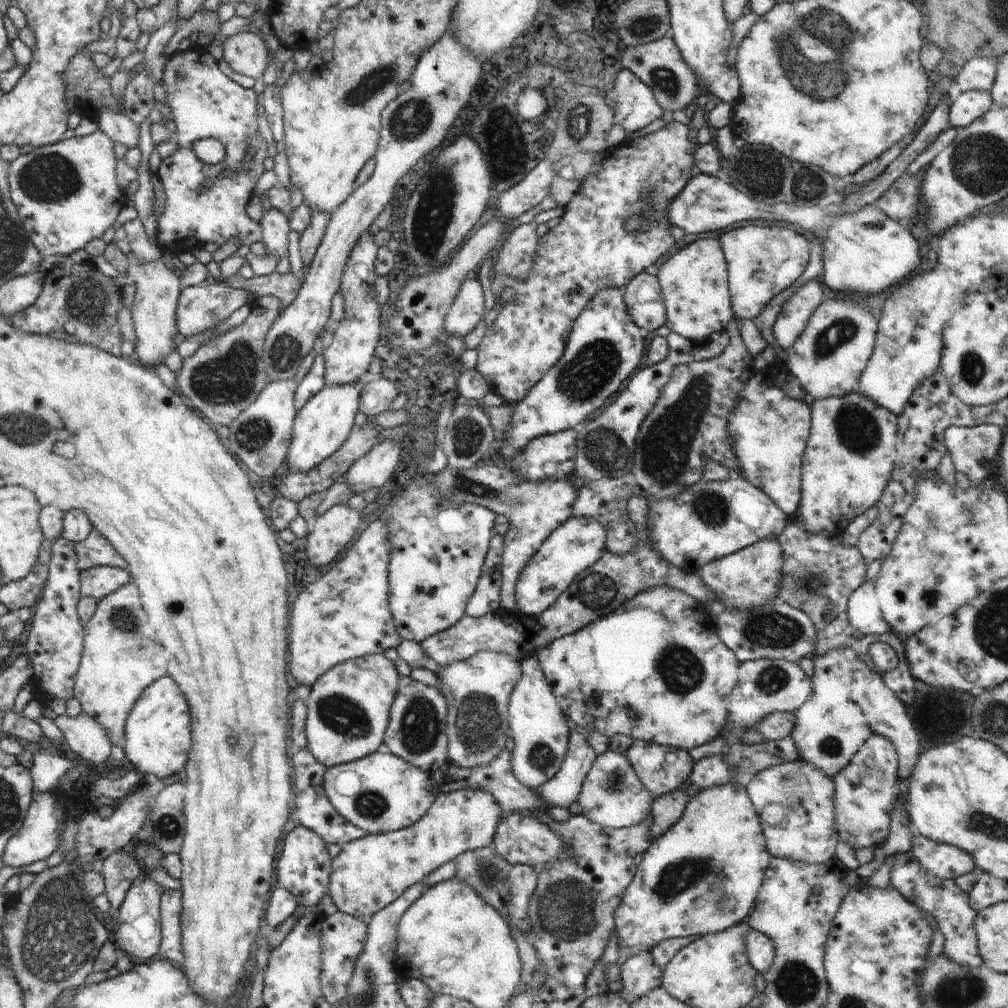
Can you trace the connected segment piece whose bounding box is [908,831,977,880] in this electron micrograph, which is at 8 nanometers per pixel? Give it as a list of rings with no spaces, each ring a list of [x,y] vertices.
[[[917,831],[911,836],[908,852],[930,876],[942,880],[955,880],[958,876],[977,871],[976,863],[967,852],[950,844],[930,840]]]

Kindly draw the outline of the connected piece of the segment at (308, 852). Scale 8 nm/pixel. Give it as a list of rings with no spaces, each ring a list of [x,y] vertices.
[[[298,826],[284,838],[282,854],[277,857],[277,885],[291,892],[297,904],[307,909],[317,910],[318,903],[328,895],[332,859],[326,846],[326,842],[318,834],[314,834],[304,826]]]

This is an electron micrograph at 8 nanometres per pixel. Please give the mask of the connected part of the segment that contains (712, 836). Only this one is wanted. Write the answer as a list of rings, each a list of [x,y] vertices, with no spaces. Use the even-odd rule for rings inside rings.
[[[728,782],[728,784],[692,794],[680,820],[677,820],[676,824],[673,824],[672,828],[669,828],[668,832],[664,832],[660,838],[651,841],[648,850],[643,853],[642,860],[635,869],[632,882],[626,887],[626,892],[620,900],[620,906],[616,908],[614,926],[619,942],[620,963],[627,958],[632,958],[638,952],[654,952],[662,940],[684,938],[688,937],[688,934],[696,934],[696,932],[705,935],[718,933],[746,920],[756,904],[756,897],[760,892],[772,857],[766,848],[766,839],[761,823],[759,813],[754,808],[745,786],[740,783]],[[712,884],[722,886],[722,890],[726,890],[726,894],[736,900],[734,914],[730,914],[730,918],[718,918],[720,926],[710,926],[710,918],[702,920],[702,916],[696,914],[698,898],[706,896],[710,892]]]

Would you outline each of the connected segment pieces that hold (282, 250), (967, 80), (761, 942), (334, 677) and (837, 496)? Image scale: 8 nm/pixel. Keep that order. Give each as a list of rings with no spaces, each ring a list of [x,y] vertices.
[[[271,208],[264,211],[259,222],[262,230],[262,244],[270,256],[288,257],[288,236],[290,225],[287,217],[280,210]]]
[[[973,58],[970,59],[958,73],[955,82],[962,92],[984,91],[989,92],[996,78],[995,59]]]
[[[752,928],[744,936],[744,944],[746,944],[748,960],[750,960],[752,968],[755,968],[759,979],[761,979],[772,966],[772,961],[776,956],[774,944],[766,934]]]
[[[368,654],[347,660],[322,674],[312,684],[310,696],[305,702],[307,717],[304,735],[312,756],[328,769],[377,752],[389,723],[398,681],[395,663],[383,654]]]
[[[855,392],[842,398],[814,399],[809,406],[811,429],[800,475],[802,498],[791,518],[800,518],[808,532],[838,537],[856,517],[878,504],[892,478],[897,416]]]

